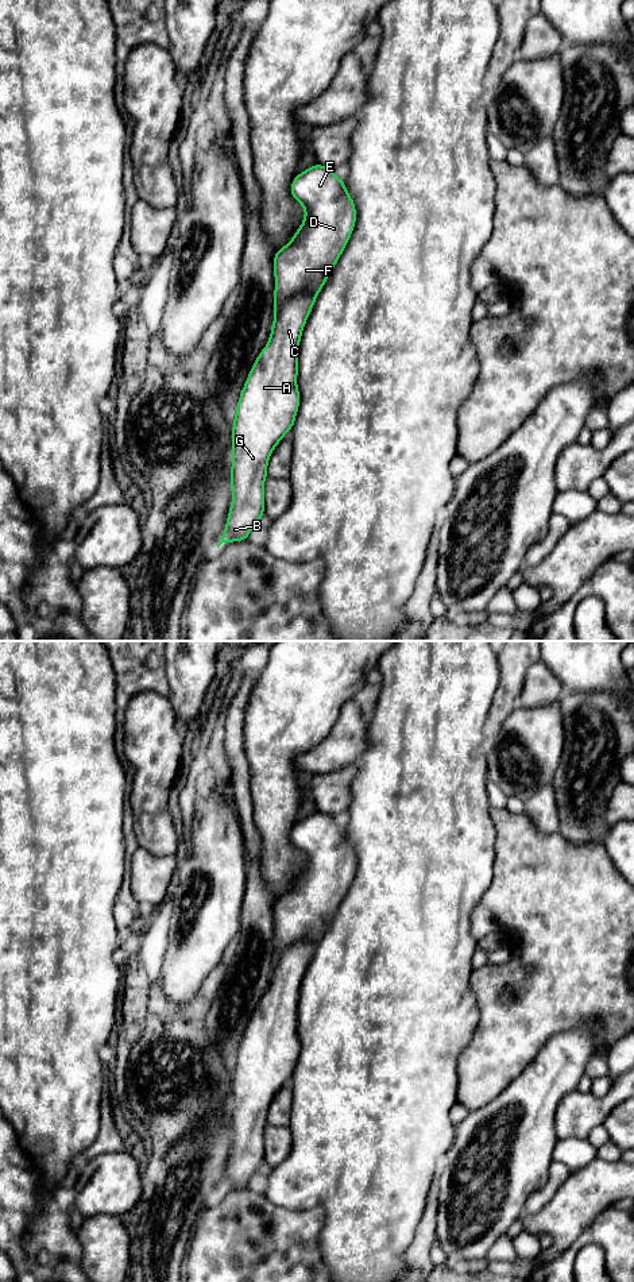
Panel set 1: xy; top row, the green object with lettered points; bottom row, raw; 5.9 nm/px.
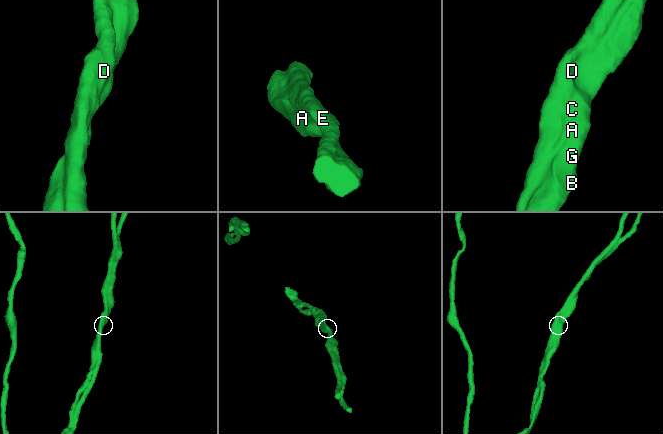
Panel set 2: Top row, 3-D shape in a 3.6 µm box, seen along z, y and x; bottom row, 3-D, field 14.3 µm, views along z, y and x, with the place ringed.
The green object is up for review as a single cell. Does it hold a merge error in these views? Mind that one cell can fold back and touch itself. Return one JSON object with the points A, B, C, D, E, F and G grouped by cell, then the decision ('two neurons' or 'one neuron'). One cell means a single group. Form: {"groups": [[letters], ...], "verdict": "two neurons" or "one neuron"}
{"groups": [["A", "B", "C", "D", "E", "F", "G"]], "verdict": "one neuron"}

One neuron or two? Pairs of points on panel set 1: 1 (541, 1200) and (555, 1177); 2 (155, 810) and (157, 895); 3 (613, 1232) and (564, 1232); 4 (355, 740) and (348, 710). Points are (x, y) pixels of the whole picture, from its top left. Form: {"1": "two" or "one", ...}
{"1": "one", "2": "two", "3": "two", "4": "one"}

